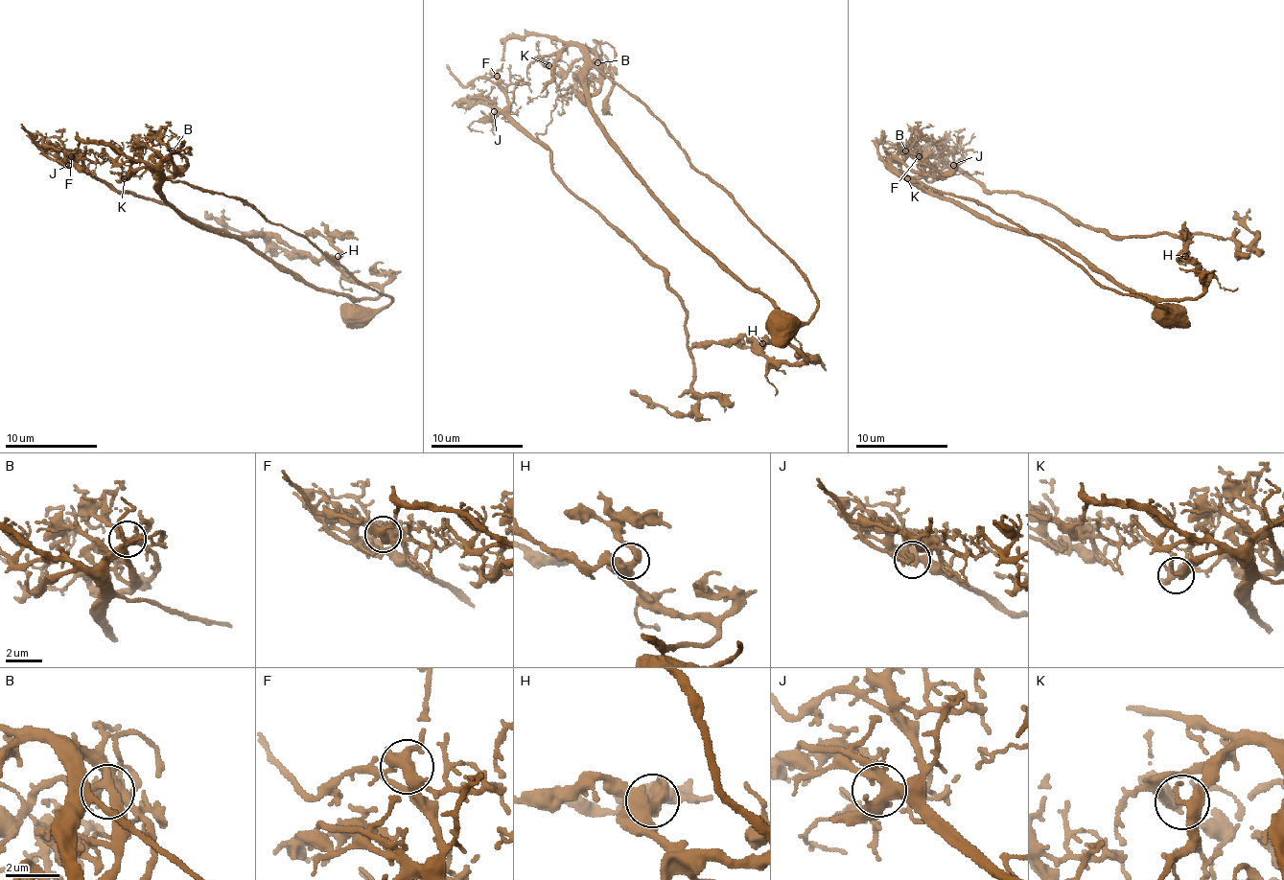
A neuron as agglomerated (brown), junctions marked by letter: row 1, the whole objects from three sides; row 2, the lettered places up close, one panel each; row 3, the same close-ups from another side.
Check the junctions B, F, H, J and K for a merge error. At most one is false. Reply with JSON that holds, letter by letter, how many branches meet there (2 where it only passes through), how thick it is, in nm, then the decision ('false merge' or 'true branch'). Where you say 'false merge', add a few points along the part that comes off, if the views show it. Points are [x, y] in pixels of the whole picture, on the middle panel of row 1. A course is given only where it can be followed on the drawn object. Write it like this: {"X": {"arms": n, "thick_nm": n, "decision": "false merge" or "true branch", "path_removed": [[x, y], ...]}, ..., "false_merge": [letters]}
{"B": {"arms": 5, "thick_nm": 380, "decision": "true branch"}, "F": {"arms": 3, "thick_nm": 360, "decision": "false merge", "path_removed": [[496, 77], [510, 116], [547, 150], [551, 171], [662, 269], [687, 315], [696, 405], [668, 414], [629, 391]]}, "H": {"arms": 3, "thick_nm": 460, "decision": "true branch"}, "J": {"arms": 6, "thick_nm": 380, "decision": "true branch"}, "K": {"arms": 3, "thick_nm": 280, "decision": "true branch"}, "false_merge": ["F"]}

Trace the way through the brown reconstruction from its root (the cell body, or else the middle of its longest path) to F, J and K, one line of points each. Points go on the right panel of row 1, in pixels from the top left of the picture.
F: (1165, 313), (1165, 305), (1096, 272), (1052, 241), (986, 222), (887, 167), (917, 149), (926, 160), (919, 155)
J: (1165, 313), (1206, 287), (1178, 259), (1185, 236), (1109, 236), (1045, 201), (986, 190), (953, 165)
K: (1165, 313), (1165, 305), (1096, 272), (1052, 241), (986, 222), (907, 178)

